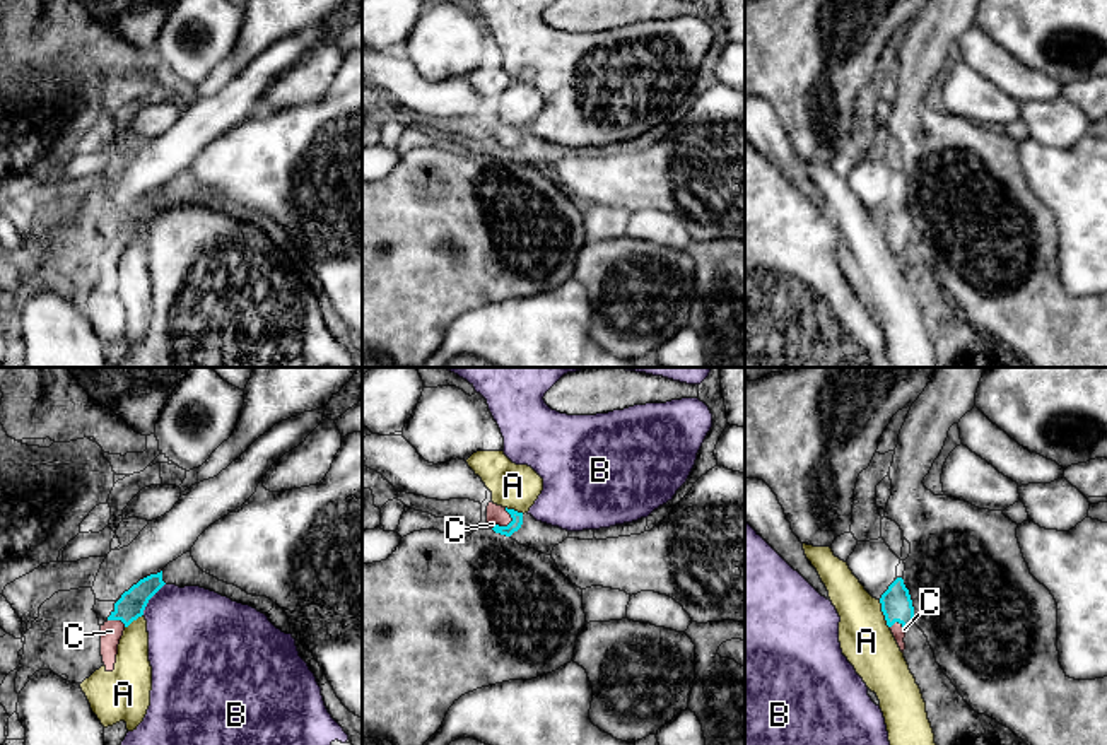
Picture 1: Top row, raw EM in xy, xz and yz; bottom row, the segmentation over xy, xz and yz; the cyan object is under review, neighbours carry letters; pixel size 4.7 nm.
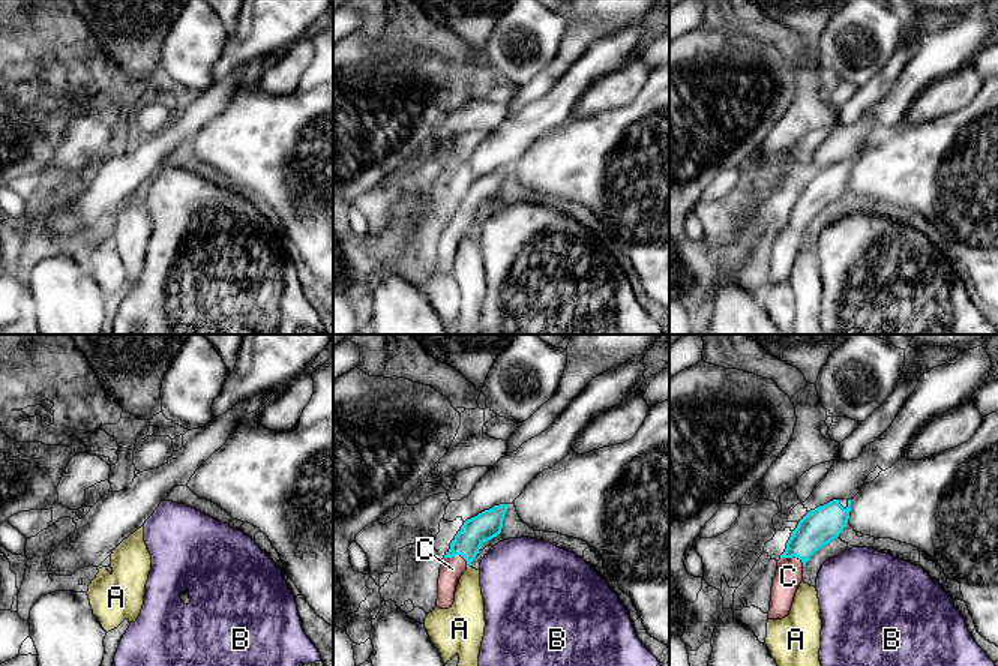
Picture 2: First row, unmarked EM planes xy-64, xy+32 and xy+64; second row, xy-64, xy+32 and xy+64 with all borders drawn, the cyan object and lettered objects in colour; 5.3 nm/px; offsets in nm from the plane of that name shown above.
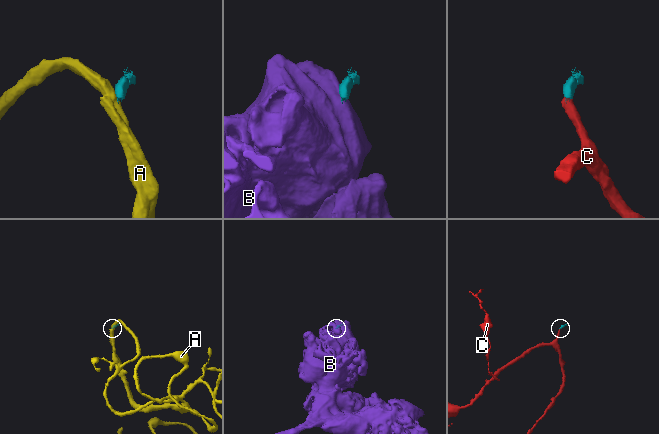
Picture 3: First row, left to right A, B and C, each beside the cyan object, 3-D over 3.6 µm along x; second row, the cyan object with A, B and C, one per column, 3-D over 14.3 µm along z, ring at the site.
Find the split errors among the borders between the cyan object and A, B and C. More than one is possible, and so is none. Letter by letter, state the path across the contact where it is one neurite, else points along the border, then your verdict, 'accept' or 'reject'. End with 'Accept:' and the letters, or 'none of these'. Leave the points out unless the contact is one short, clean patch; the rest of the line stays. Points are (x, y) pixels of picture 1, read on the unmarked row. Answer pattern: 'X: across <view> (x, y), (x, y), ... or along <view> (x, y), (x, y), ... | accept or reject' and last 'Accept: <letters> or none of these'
A: along yz (878, 217), (889, 245) | reject
B: along xy (164, 200), (142, 231) | reject
C: across xz (515, 142), (509, 140), (496, 132) | accept
Accept: C

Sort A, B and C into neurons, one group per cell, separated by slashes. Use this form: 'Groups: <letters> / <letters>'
Groups: A / B / C

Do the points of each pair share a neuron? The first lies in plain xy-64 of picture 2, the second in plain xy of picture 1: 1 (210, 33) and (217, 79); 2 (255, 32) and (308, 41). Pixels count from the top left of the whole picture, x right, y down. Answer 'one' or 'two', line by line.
1: two
2: two

